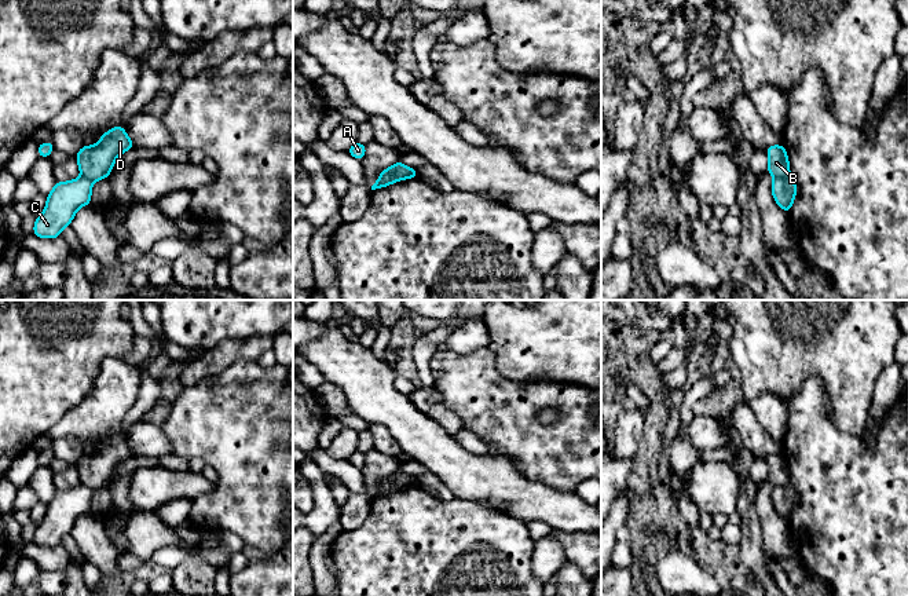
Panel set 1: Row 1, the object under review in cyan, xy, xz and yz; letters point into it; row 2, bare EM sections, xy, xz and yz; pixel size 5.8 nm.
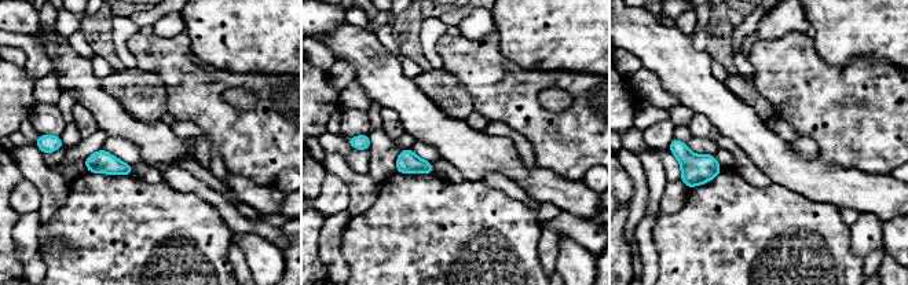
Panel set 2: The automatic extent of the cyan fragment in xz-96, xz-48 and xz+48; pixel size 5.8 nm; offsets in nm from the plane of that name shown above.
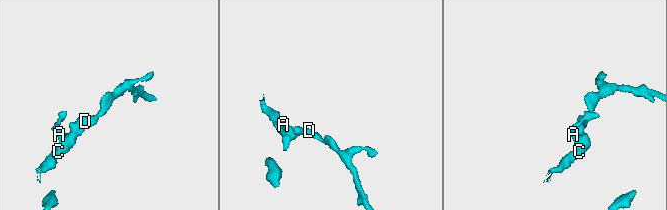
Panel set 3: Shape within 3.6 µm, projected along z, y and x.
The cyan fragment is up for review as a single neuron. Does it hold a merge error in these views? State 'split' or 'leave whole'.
split

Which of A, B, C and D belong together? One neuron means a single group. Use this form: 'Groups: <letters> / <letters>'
Groups: A C / B D

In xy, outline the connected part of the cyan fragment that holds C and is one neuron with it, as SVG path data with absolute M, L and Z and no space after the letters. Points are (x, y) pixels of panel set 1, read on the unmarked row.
M81 485L70 490L56 490L47 504L47 513L36 527L33 542L40 546L56 546L70 534L76 520L92 511L92 490Z

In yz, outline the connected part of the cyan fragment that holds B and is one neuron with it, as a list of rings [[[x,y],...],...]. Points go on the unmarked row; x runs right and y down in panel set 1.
[[[773,453],[766,458],[769,473],[766,480],[769,480],[775,487],[790,485],[790,471],[788,464],[783,453]]]

